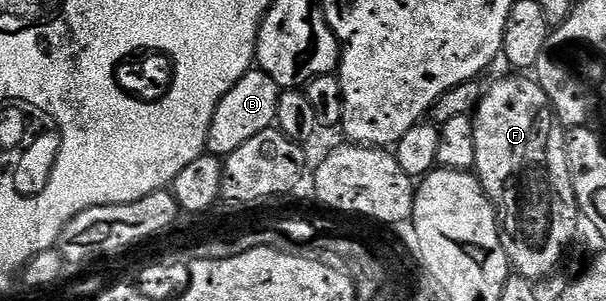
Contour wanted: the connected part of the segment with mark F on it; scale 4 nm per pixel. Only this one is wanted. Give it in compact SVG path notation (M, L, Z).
M513 76L517 78L501 78L493 87L486 89L481 95L481 102L478 103L471 117L473 119L473 131L475 132L475 173L481 186L485 190L485 195L489 197L489 202L497 214L497 221L501 227L501 243L509 257L510 267L516 273L522 274L524 278L538 280L545 278L548 274L553 274L557 270L557 265L565 258L565 249L573 242L573 237L577 234L577 218L579 222L579 211L577 209L577 197L573 187L573 177L569 167L569 157L567 156L566 127L557 121L557 115L553 113L553 105L549 102L549 97L543 92L543 88L538 82L529 76Z

